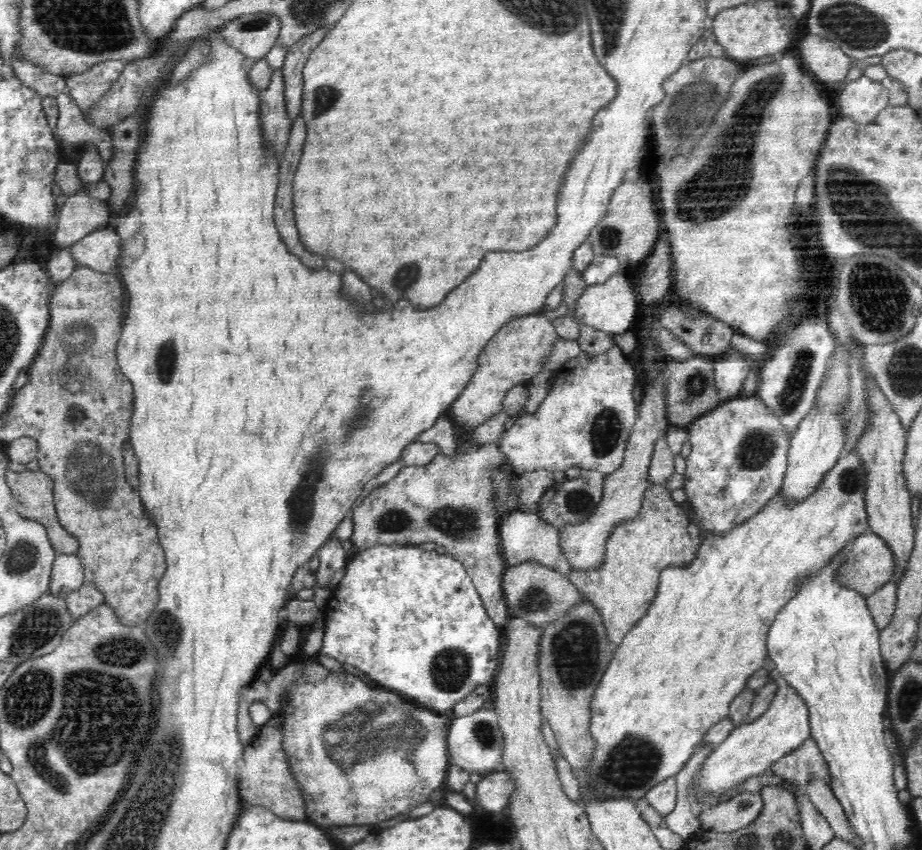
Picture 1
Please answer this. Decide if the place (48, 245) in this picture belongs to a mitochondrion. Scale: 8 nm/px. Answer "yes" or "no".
no

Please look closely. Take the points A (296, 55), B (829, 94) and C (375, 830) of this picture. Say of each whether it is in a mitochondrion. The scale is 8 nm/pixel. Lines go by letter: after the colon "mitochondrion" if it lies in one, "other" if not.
A: other
B: other
C: other

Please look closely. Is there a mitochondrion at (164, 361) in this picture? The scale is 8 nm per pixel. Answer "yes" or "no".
yes

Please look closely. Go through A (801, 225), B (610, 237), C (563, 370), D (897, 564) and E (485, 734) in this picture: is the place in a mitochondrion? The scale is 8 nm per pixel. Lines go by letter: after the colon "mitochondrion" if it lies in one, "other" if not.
A: other
B: mitochondrion
C: other
D: other
E: mitochondrion

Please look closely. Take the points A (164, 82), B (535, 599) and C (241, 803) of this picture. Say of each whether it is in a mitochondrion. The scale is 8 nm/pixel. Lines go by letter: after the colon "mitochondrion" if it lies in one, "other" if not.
A: other
B: mitochondrion
C: other

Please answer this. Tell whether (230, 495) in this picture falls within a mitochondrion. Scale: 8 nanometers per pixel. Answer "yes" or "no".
no

